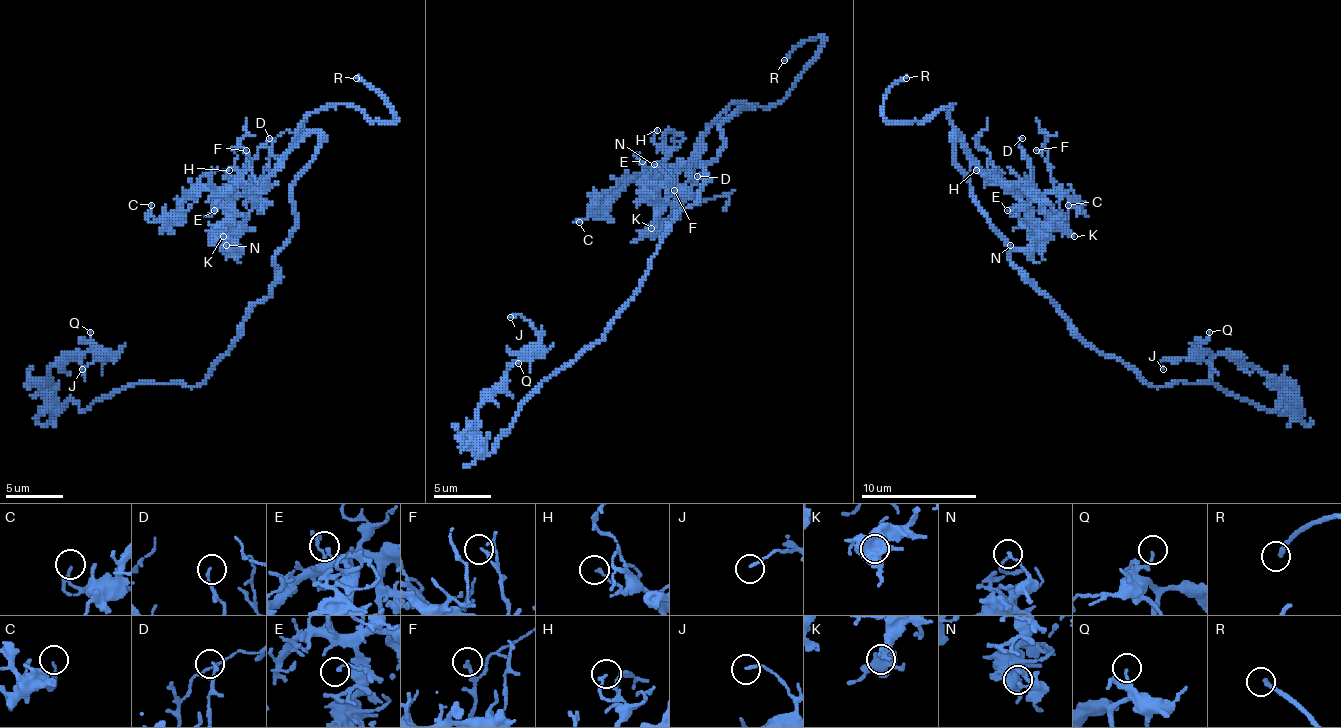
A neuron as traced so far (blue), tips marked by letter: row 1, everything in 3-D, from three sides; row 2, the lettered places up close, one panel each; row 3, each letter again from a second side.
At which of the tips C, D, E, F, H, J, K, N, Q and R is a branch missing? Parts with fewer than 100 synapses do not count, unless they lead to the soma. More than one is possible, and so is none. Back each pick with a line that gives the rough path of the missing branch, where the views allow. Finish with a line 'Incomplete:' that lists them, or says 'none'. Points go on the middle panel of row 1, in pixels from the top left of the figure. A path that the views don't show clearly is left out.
R: Course of what is missing: (784, 60), (752, 52), (706, 49), (683, 37), (674, 37), (674, 46), (665, 55), (637, 66), (582, 69)
Incomplete: R

